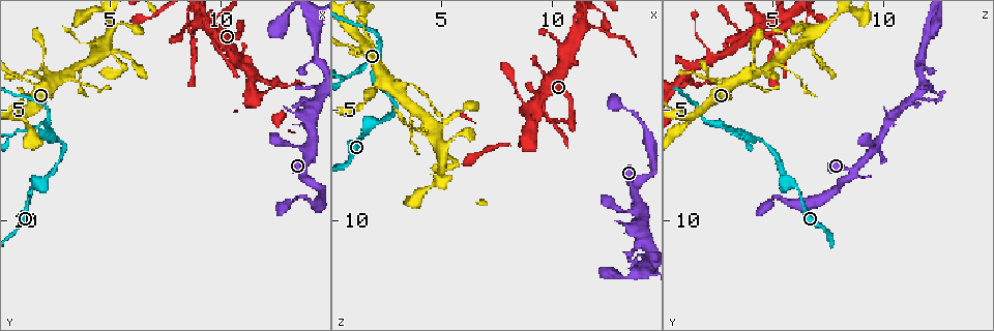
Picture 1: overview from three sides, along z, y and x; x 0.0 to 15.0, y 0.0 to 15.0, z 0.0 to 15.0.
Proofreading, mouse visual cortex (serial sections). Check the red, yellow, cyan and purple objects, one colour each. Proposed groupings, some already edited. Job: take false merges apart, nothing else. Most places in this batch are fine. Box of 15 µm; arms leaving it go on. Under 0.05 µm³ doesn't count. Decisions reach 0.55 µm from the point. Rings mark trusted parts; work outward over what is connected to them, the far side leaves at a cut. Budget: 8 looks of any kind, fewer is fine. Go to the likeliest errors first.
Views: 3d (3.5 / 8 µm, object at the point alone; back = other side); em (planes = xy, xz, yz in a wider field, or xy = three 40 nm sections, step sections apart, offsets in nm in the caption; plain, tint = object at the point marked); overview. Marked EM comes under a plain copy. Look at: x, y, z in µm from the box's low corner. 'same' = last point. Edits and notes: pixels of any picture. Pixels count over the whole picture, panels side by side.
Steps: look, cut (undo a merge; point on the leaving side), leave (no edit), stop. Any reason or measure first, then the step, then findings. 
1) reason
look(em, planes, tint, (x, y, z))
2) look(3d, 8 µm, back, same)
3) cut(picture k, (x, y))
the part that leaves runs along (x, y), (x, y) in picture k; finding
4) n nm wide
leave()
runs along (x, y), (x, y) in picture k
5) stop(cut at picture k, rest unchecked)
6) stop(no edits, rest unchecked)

look(3d, 3.5 µm, (2.2, 5.7, 2.5))

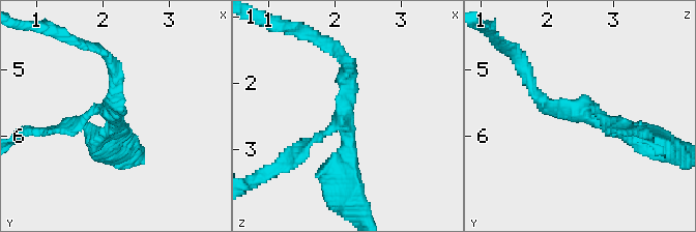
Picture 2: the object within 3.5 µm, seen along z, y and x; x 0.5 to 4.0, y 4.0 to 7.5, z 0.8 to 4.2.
3 arms; arms of 150, 200, 250 nm
cut(picture 2, (71, 127))
the part that leaves runs along (102, 106), (77, 127), (29, 131) in picture 2; a second cell is stuck on

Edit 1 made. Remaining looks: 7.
sharp bend
look(3d, 3.5 µm, back, (12.3, 3.7, 1.3))

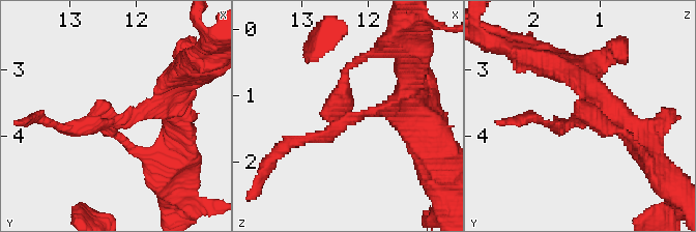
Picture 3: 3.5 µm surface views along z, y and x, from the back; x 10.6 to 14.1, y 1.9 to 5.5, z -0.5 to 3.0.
shape alone is not enough
look(em, xy, step 5, tint, (12.25, 3.80, 1.35))

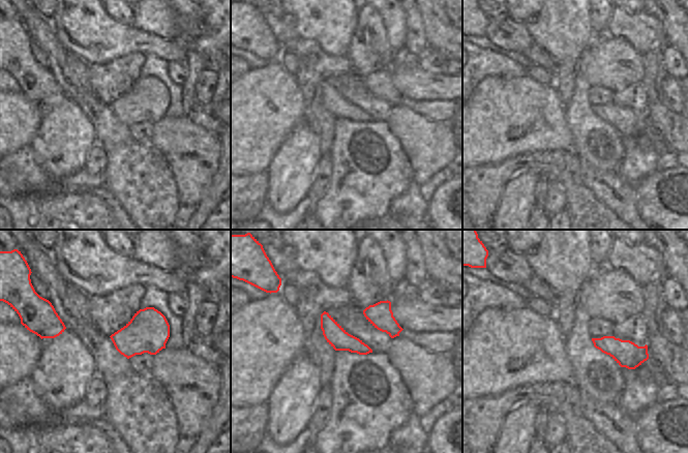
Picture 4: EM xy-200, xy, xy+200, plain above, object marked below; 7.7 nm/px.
leave()
runs along (178, 85), (98, 129) in picture 3; one cell here

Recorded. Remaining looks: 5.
narrows sharply
look(3d, 3.5 µm, (8.7, 1.7, 5.0))

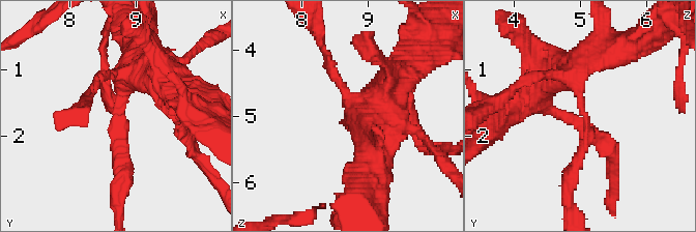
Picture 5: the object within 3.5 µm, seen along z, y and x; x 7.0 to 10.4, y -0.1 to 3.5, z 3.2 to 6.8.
arms of 150, 450 nm; shape alone is not enough
look(em, xy, step 3, tint, (8.75, 1.75, 5.05))

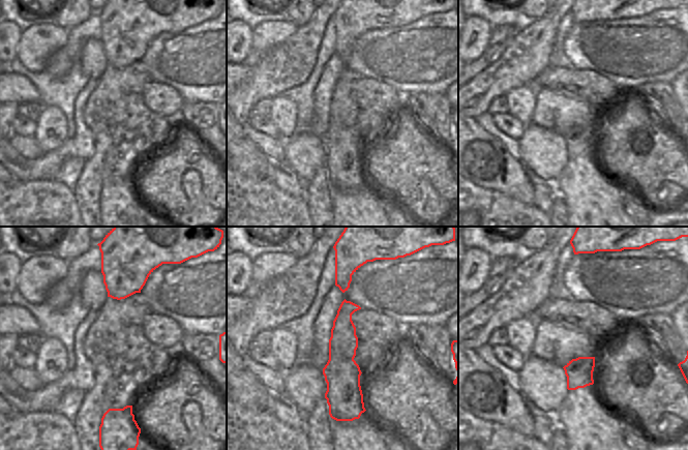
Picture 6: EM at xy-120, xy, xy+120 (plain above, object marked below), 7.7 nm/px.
280 nm wide
leave()
runs along (348, 303), (341, 399), (334, 411) in picture 6; one cell here

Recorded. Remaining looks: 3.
thin arm on a thick one
look(3d, 8 µm, (2.3, 3.6, 3.6))

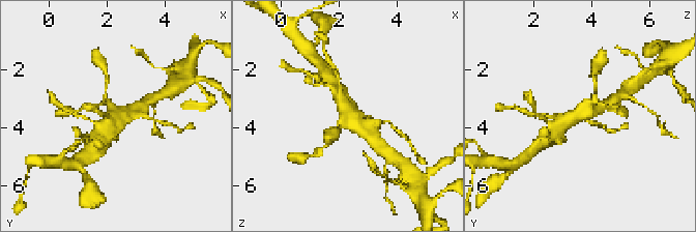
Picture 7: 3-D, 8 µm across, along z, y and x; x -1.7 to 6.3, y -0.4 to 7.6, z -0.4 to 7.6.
4 arms; arms of 150, 200, 350, 450 nm
look(em, xy, step 2, tint, (2.4, 3.5, 3.8))

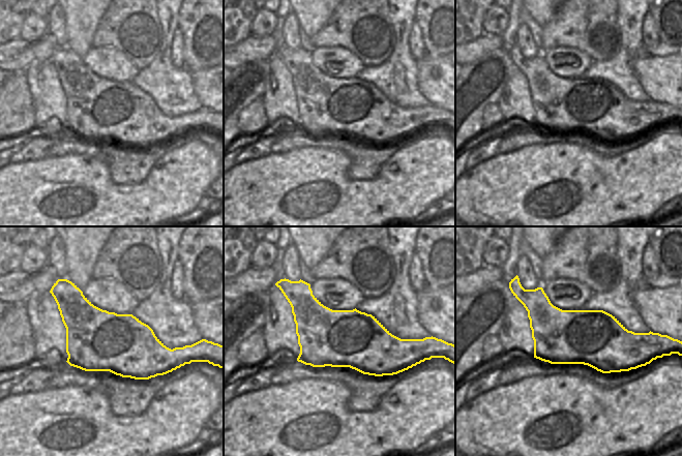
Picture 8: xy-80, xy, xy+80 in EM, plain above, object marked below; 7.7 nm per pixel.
leave()
runs along (340, 95), (348, 118), (371, 139) in picture 7; all the same cell

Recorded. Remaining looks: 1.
stop(cut at picture 2, rest unchecked)

